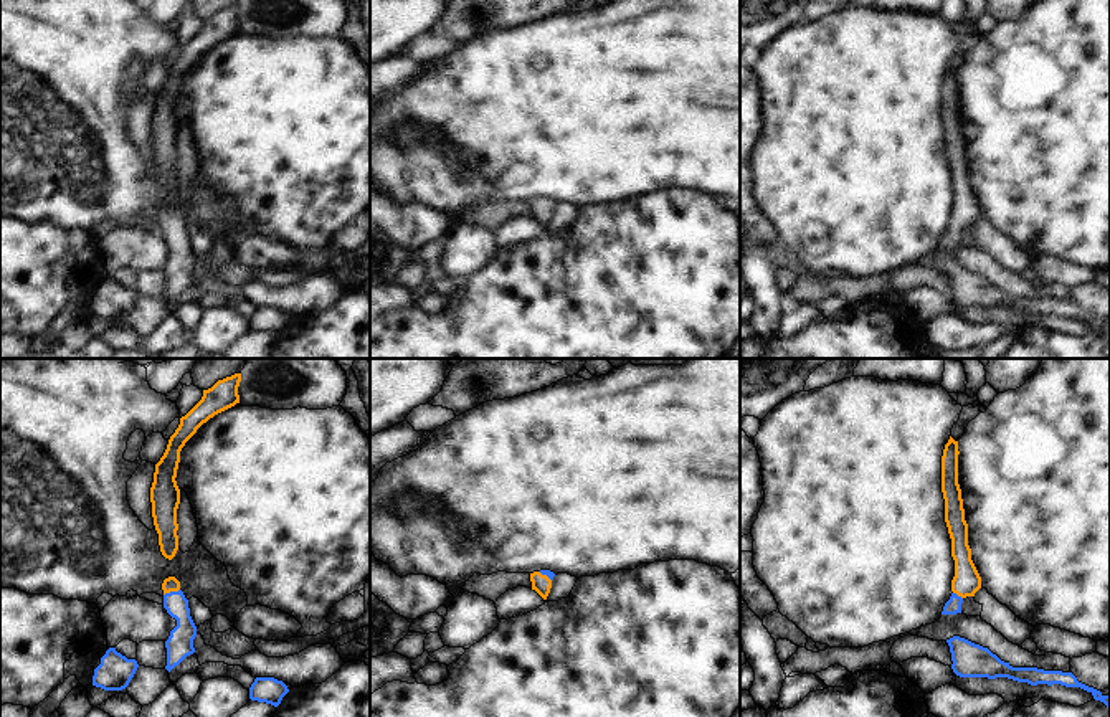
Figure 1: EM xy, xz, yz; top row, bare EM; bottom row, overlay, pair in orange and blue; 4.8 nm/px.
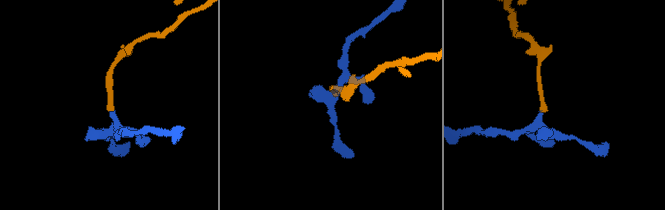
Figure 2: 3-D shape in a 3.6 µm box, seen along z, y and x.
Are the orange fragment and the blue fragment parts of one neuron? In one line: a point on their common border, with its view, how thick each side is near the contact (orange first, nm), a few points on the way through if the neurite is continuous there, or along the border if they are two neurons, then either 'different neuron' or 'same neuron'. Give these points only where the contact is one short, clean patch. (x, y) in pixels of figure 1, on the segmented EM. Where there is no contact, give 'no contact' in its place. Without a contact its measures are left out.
contact xy (170, 590); calibres 70 and 120 nm; way xy (170, 584), (170, 590), (182, 615), (180, 640); same neuron

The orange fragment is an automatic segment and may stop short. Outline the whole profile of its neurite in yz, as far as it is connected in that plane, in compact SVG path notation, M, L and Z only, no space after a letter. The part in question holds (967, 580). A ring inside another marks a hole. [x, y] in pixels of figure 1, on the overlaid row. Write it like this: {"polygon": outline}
{"polygon": "M950 436L942 456L942 492L945 499L945 522L951 539L955 577L951 580L953 593L945 603L942 615L961 613L963 600L975 596L981 588L981 577L971 560L971 548L968 545L968 524L958 484L958 454L958 441Z"}

